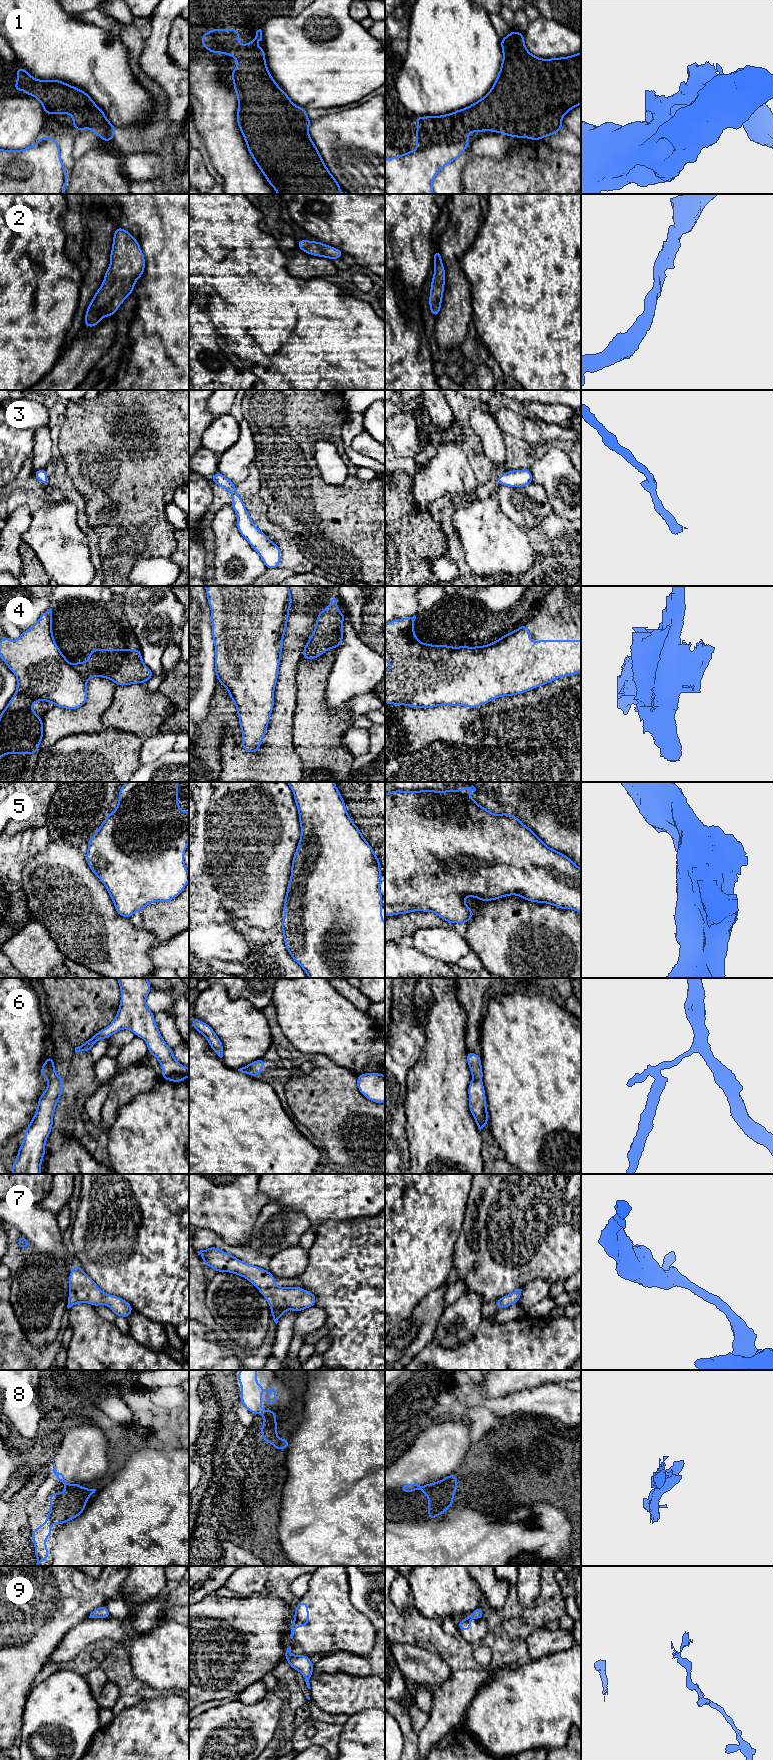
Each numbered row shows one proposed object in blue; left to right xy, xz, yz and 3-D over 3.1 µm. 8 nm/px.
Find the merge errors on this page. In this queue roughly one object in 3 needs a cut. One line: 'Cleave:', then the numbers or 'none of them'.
Cleave: 6, 8, 9

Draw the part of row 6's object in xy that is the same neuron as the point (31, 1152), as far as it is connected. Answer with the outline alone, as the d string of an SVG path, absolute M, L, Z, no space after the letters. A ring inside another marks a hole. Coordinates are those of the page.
M56 1077L48 1083L44 1093L38 1099L37 1111L26 1128L24 1141L14 1160L12 1174L41 1174L46 1140L52 1131L53 1114L64 1082L62 1077Z

